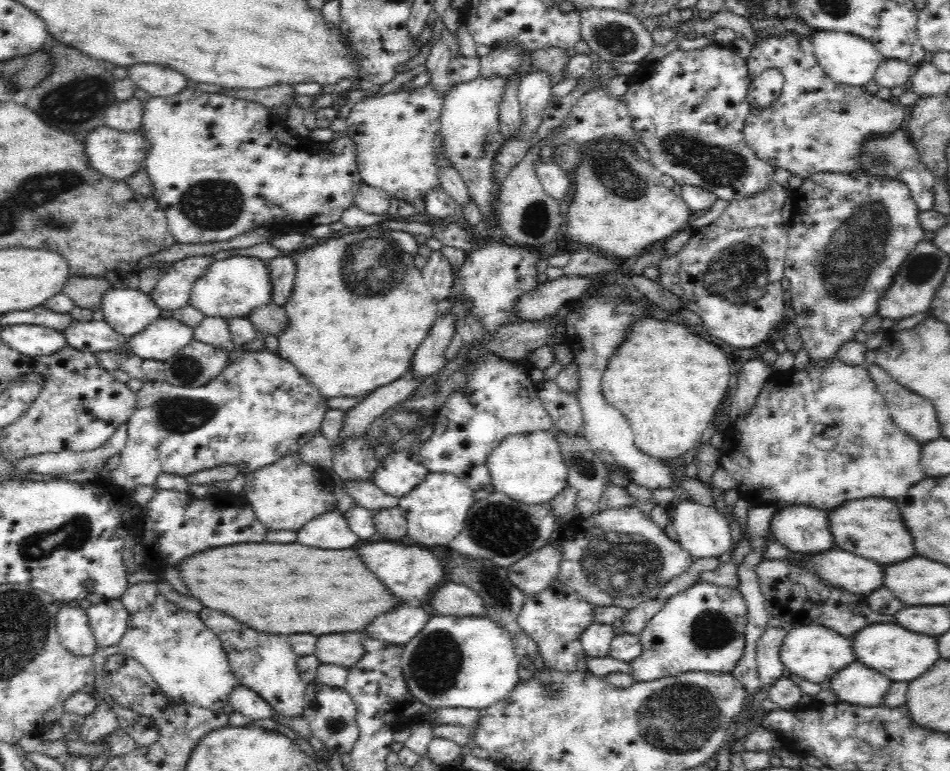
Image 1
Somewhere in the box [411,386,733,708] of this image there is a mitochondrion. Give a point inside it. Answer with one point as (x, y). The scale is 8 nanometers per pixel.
(623, 565)

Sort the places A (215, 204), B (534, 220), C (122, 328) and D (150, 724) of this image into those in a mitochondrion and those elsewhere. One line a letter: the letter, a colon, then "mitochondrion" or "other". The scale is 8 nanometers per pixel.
A: mitochondrion
B: mitochondrion
C: other
D: other

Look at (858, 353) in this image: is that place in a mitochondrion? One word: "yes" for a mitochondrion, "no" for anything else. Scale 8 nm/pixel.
no

